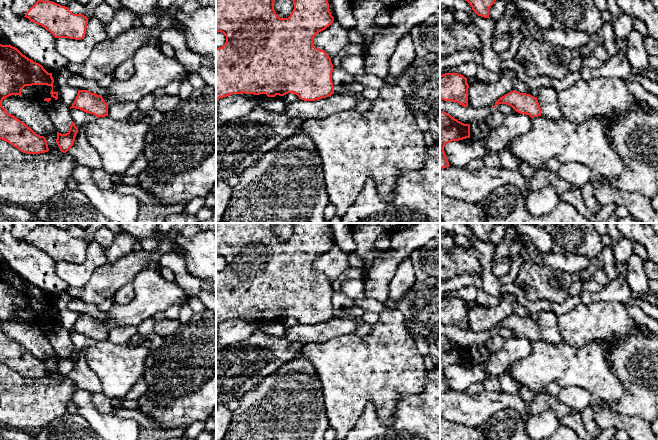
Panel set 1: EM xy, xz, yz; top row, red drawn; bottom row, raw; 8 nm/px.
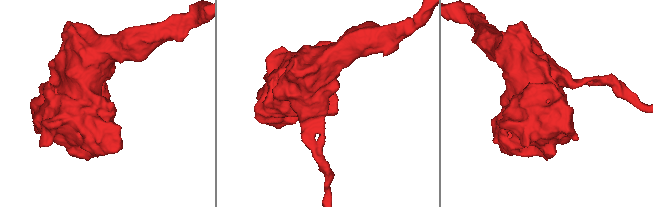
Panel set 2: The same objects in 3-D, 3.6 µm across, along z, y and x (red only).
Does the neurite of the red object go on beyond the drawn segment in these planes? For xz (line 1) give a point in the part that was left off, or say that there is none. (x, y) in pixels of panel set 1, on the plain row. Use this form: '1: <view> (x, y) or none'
1: none

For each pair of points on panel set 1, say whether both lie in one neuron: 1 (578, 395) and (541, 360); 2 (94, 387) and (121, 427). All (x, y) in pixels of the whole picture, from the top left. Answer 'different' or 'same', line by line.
1: different
2: different

